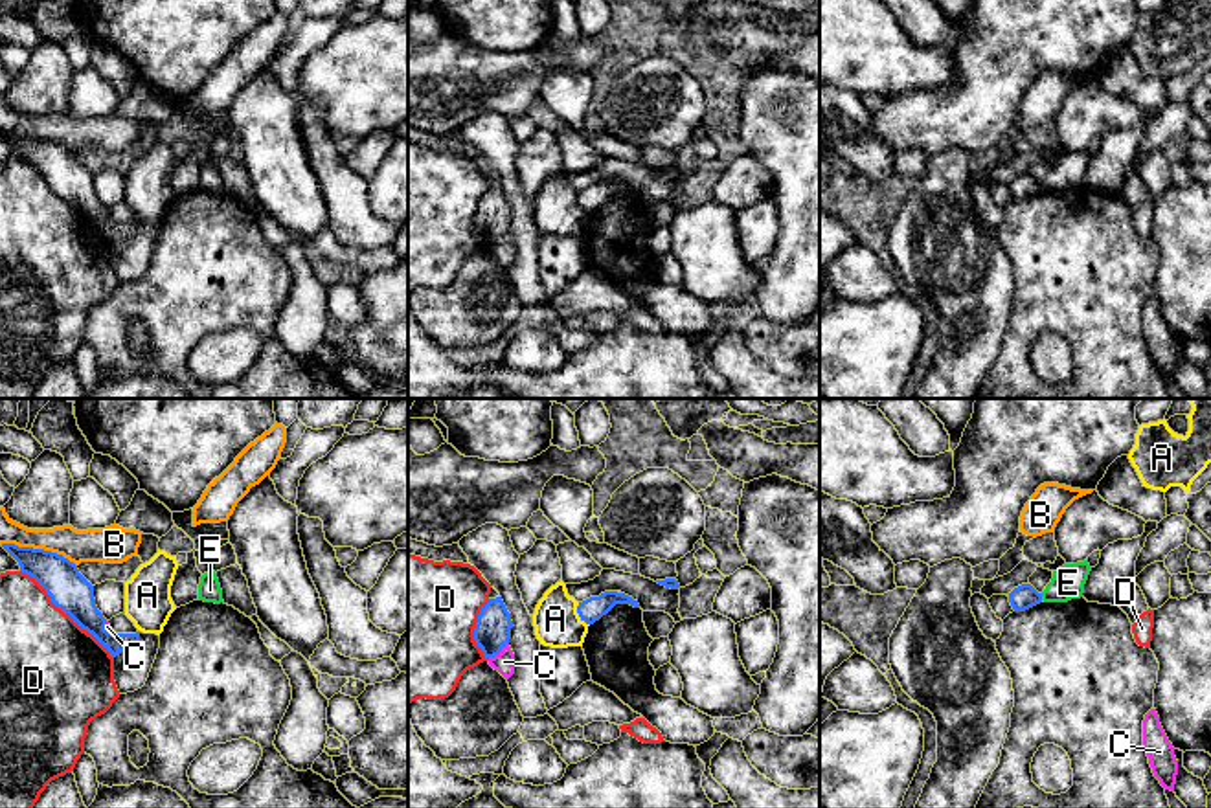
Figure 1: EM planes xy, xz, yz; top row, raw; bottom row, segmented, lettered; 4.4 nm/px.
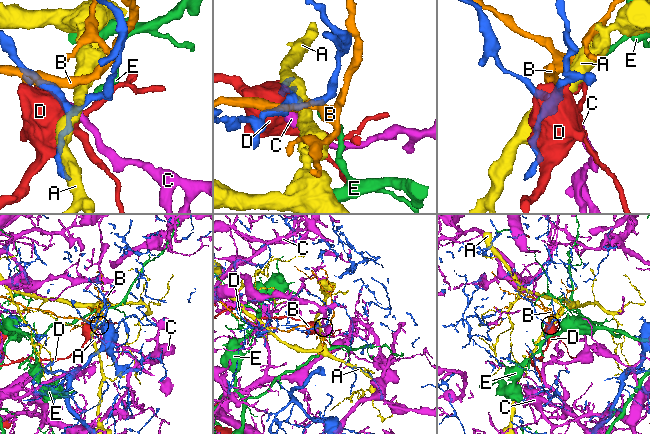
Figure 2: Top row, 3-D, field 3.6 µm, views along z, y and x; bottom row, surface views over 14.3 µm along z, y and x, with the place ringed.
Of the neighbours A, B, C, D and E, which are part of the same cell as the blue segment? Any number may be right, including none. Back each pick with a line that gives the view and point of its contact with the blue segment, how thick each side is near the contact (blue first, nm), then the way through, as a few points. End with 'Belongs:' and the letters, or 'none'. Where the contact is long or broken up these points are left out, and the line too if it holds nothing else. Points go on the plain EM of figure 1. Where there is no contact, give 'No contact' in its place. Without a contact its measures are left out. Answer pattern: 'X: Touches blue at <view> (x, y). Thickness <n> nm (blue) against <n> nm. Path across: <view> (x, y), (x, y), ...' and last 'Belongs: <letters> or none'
Belongs: none

